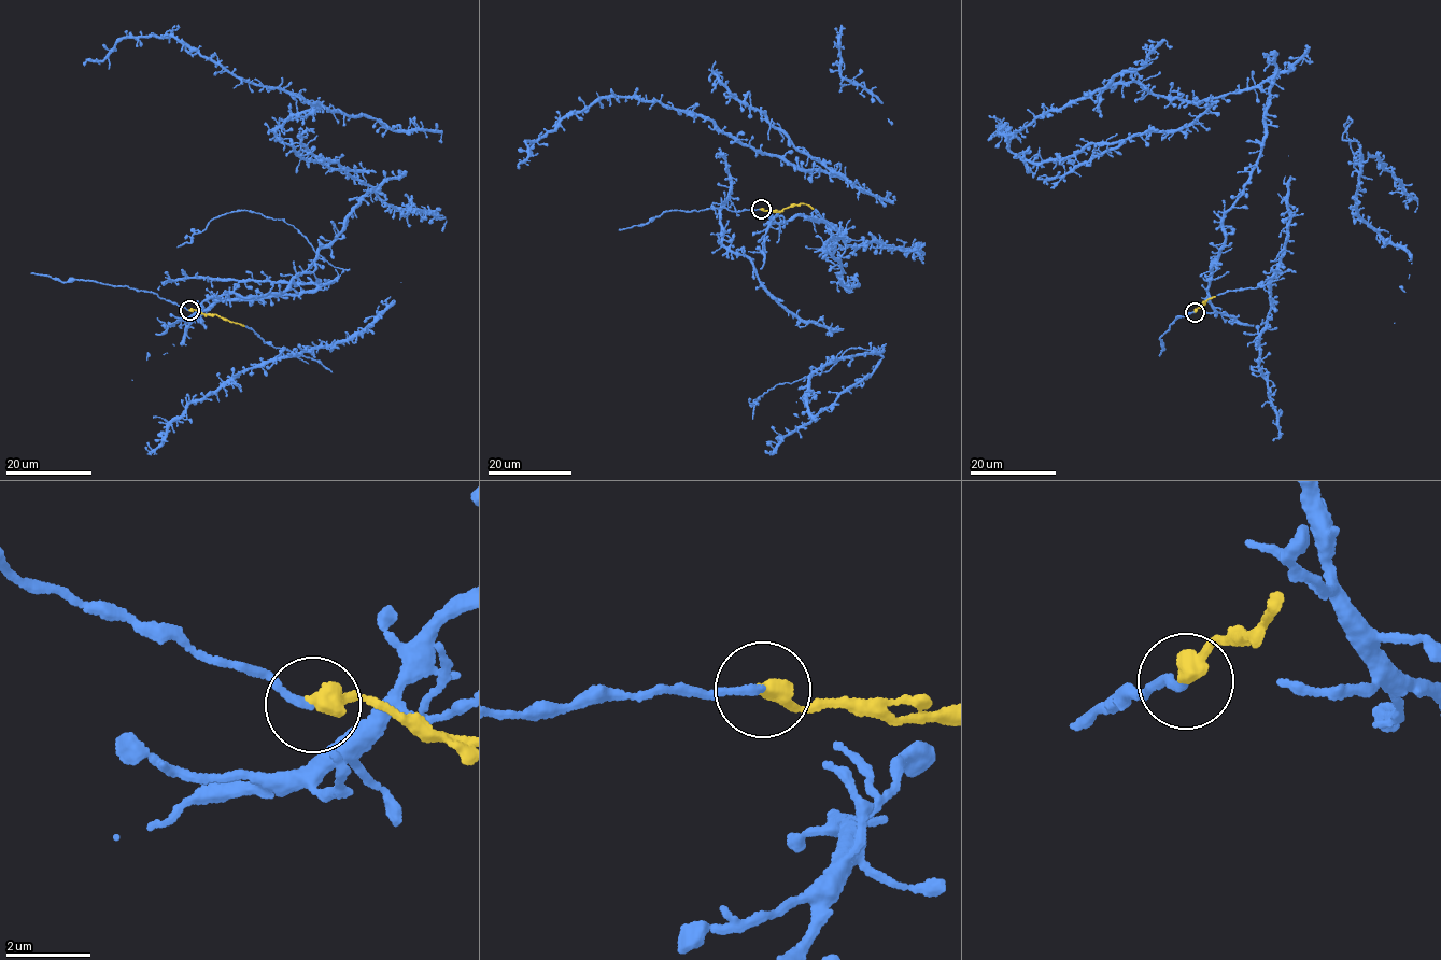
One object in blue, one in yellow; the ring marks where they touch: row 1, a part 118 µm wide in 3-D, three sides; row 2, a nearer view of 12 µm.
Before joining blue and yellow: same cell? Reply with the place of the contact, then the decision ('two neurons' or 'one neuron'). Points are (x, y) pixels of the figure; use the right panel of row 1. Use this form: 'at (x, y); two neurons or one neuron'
at (1195, 312); one neuron

